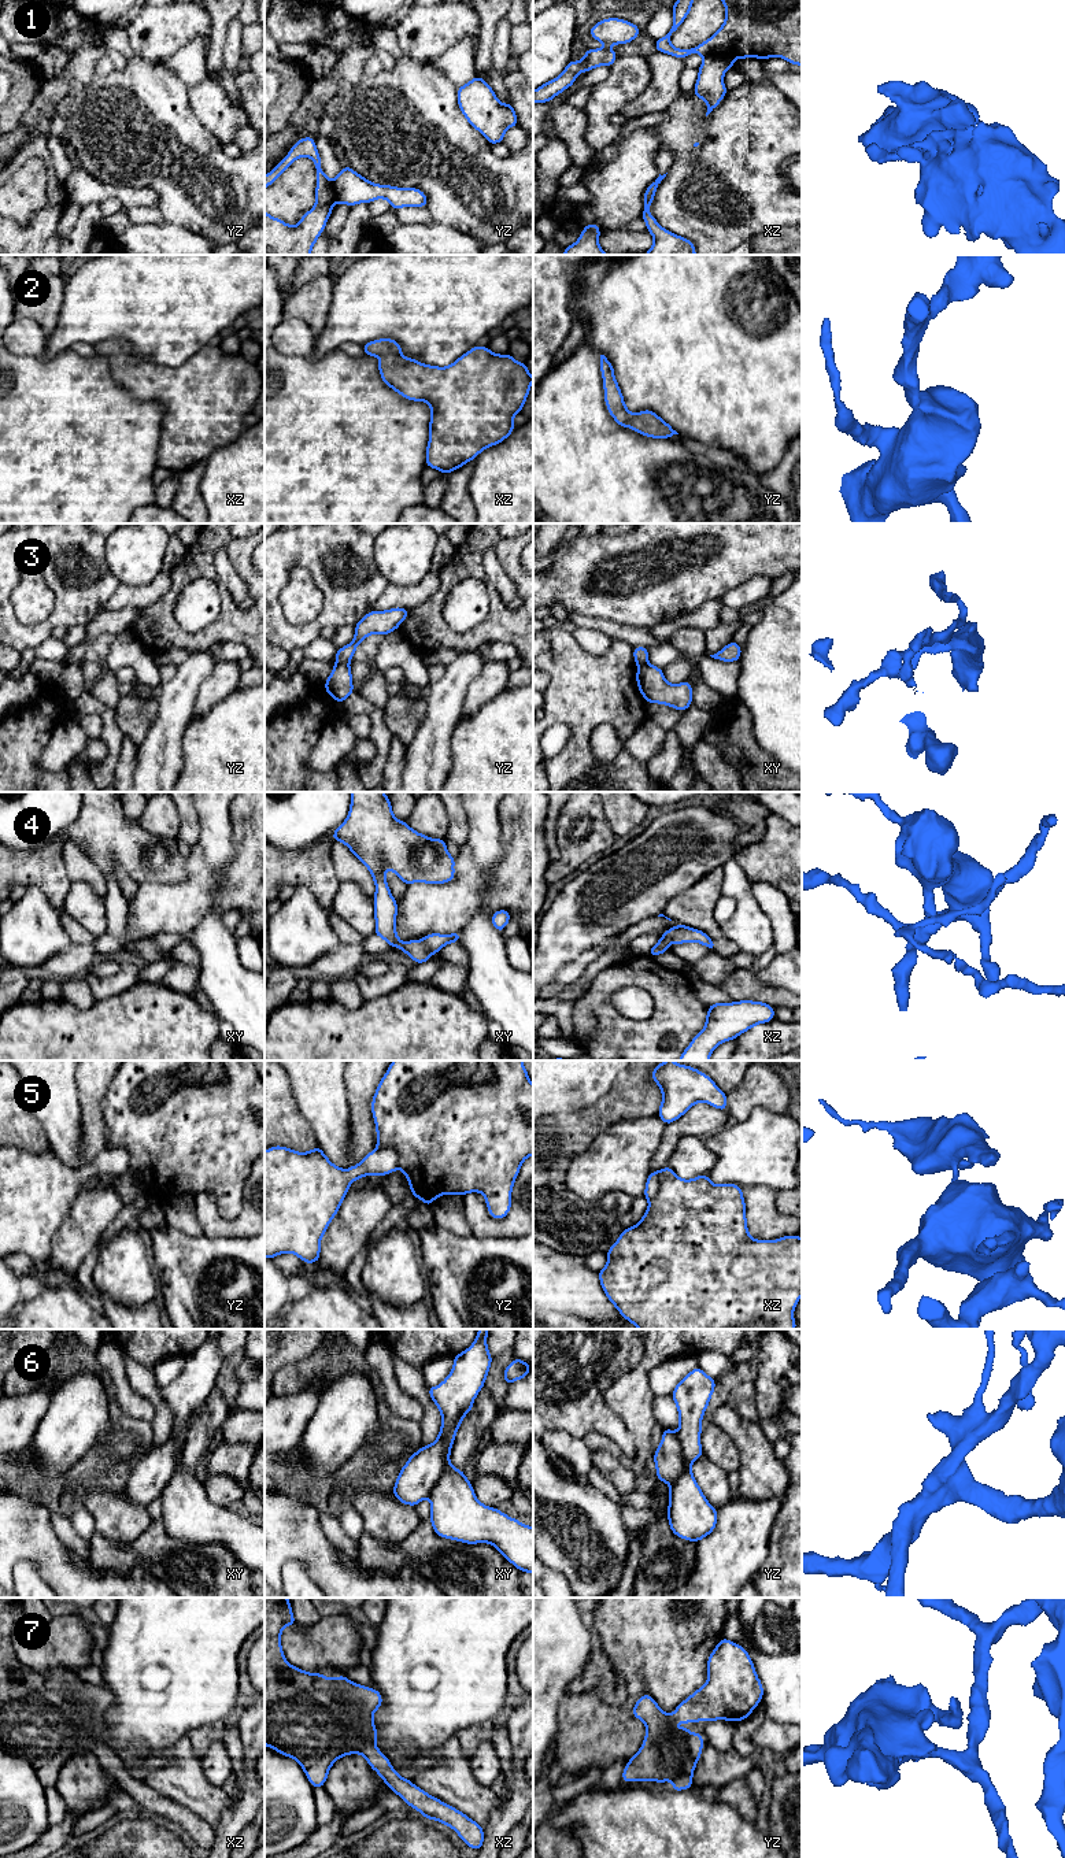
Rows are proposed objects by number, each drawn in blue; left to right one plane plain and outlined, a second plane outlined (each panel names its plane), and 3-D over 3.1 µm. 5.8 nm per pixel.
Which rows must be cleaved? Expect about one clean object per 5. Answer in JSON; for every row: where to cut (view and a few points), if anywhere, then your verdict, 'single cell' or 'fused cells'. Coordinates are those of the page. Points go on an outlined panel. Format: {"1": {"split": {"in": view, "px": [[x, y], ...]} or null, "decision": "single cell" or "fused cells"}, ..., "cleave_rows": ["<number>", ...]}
{"1": {"split": {"in": "xz", "px": [[705, 56], [729, 55], [733, 58]]}, "decision": "fused cells"}, "2": {"split": null, "decision": "single cell"}, "3": {"split": {"in": "yz", "px": [[336, 662], [347, 665]]}, "decision": "fused cells"}, "4": {"split": {"in": "xz", "px": [[661, 936], [670, 942]]}, "decision": "fused cells"}, "5": {"split": {"in": "yz", "px": [[377, 1147], [392, 1147], [398, 1154], [398, 1168]]}, "decision": "fused cells"}, "6": {"split": {"in": "yz", "px": [[677, 1433], [683, 1457], [683, 1472], [670, 1485]]}, "decision": "fused cells"}, "7": {"split": {"in": "xz", "px": [[374, 1744], [361, 1739], [357, 1751]]}, "decision": "fused cells"}, "cleave_rows": ["1", "3", "4", "5", "6", "7"]}

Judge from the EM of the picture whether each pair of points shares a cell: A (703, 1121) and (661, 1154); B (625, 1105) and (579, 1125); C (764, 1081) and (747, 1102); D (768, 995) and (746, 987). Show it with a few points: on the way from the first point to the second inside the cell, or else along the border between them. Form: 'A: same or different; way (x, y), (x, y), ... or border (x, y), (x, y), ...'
A: same; way (692, 1122), (686, 1125), (669, 1143)
B: same; way (614, 1106), (590, 1121)
C: same; way (758, 1087), (749, 1096)
D: same; way (762, 994), (751, 988)

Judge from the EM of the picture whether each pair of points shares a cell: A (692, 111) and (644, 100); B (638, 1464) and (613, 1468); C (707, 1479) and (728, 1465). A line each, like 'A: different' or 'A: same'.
A: different
B: different
C: different

